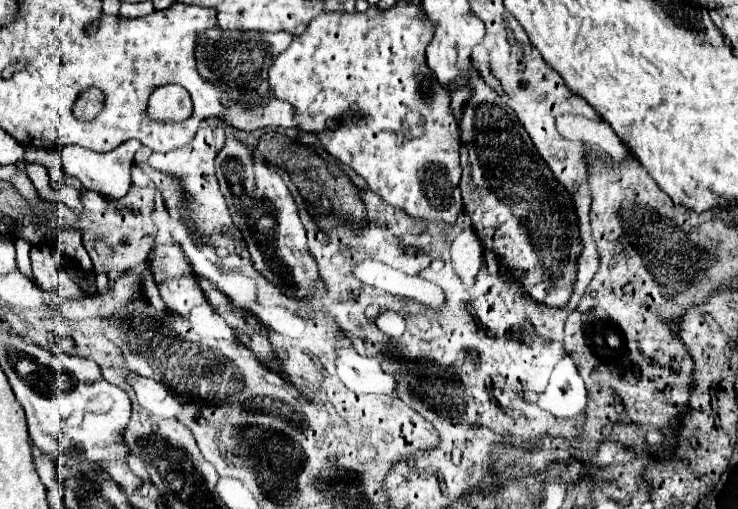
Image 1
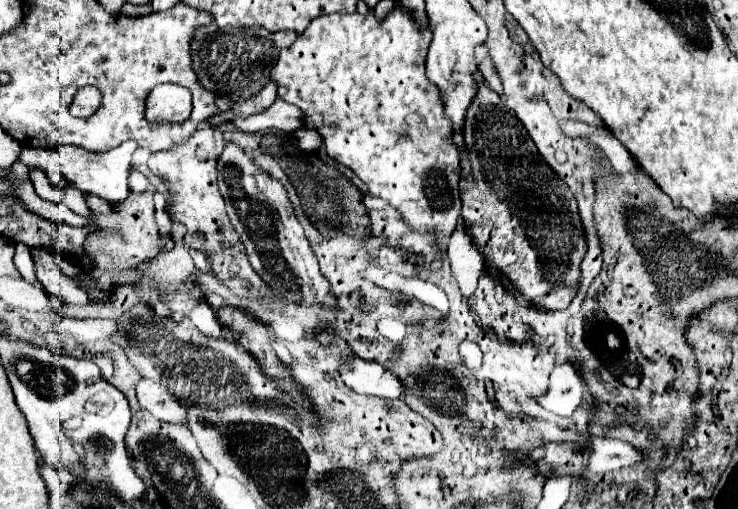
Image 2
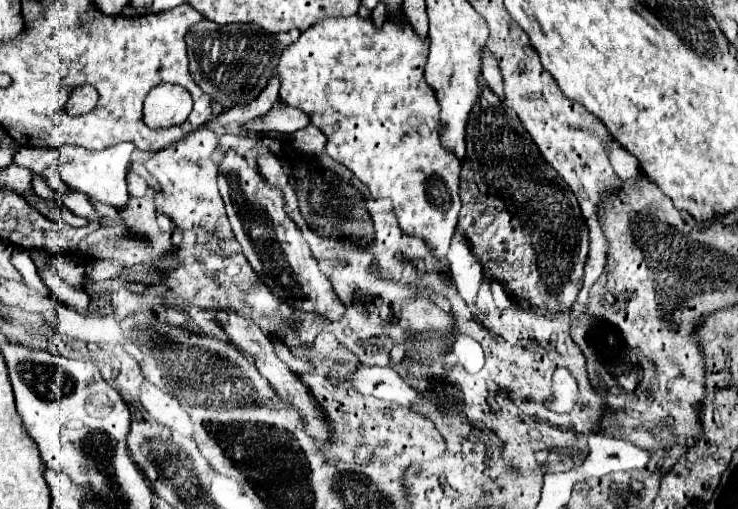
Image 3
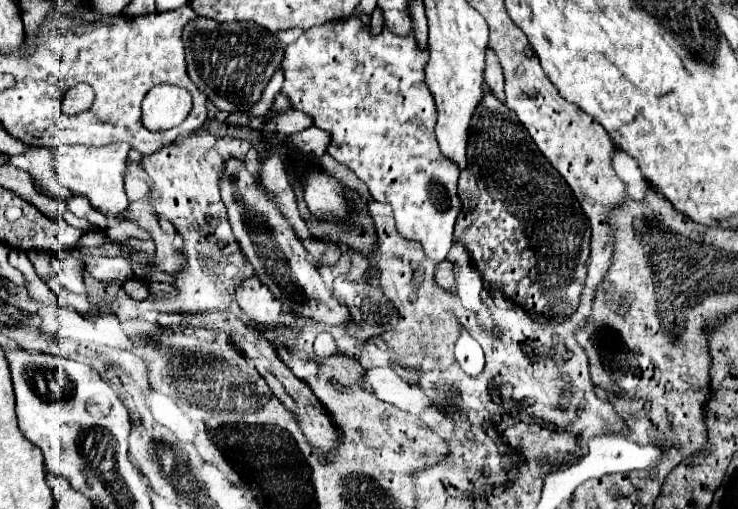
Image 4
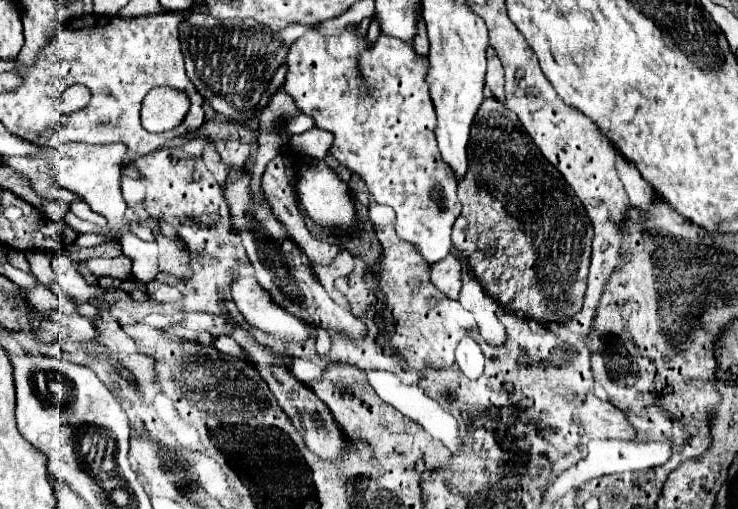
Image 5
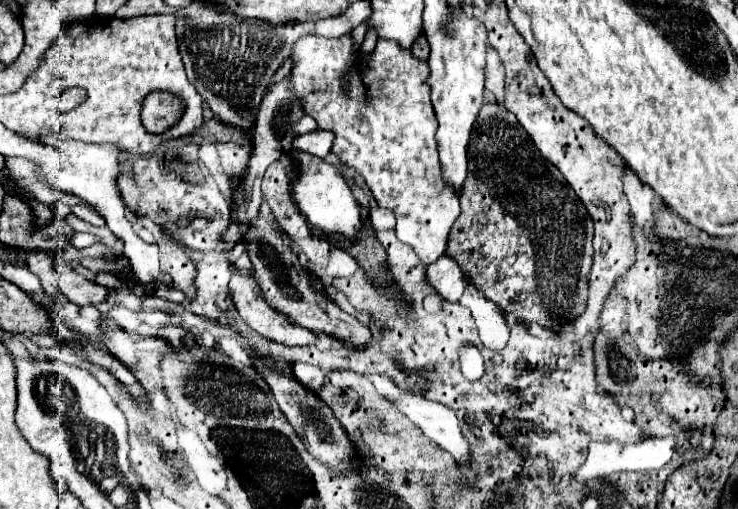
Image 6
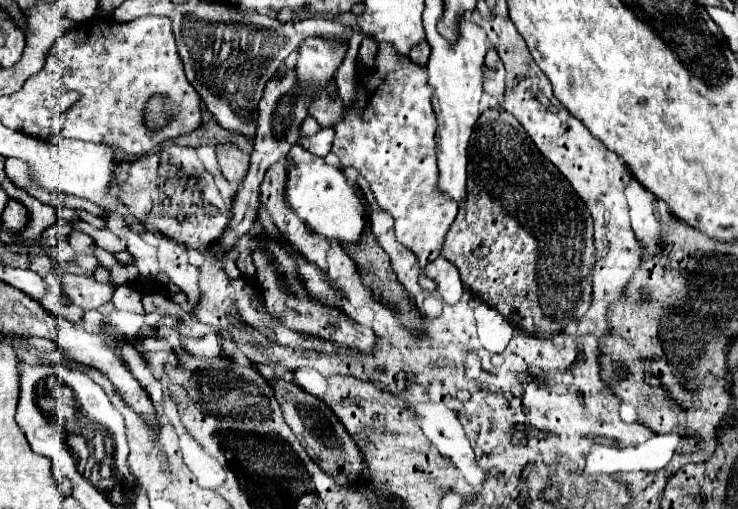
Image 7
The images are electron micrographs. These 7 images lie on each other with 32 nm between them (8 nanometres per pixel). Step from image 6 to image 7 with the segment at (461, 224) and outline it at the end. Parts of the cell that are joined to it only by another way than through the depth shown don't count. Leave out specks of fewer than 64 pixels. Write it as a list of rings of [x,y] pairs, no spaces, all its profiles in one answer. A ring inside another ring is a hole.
[[[486,110],[474,128],[470,148],[468,148],[468,200],[466,200],[464,208],[458,210],[458,216],[446,234],[440,256],[444,256],[448,262],[452,262],[460,270],[460,278],[462,278],[466,292],[470,292],[472,296],[478,296],[484,304],[498,310],[510,324],[518,326],[520,330],[524,330],[528,334],[540,332],[540,334],[546,334],[548,338],[554,334],[564,334],[564,326],[582,318],[592,304],[592,276],[594,276],[594,266],[596,266],[592,214],[590,214],[588,206],[584,204],[584,200],[574,192],[570,182],[534,148],[532,140],[528,138],[528,134],[520,126],[520,122],[504,110]]]

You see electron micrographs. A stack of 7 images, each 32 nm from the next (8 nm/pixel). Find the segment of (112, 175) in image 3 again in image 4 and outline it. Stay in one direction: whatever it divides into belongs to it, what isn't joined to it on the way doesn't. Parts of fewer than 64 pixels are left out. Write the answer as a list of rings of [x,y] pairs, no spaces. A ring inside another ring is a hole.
[[[124,142],[94,148],[94,146],[82,146],[82,144],[68,144],[52,150],[56,172],[60,178],[60,184],[72,190],[76,196],[88,198],[94,210],[108,216],[110,226],[116,226],[128,208],[128,200],[124,194],[124,172],[126,172],[126,158],[128,158],[130,146]]]

